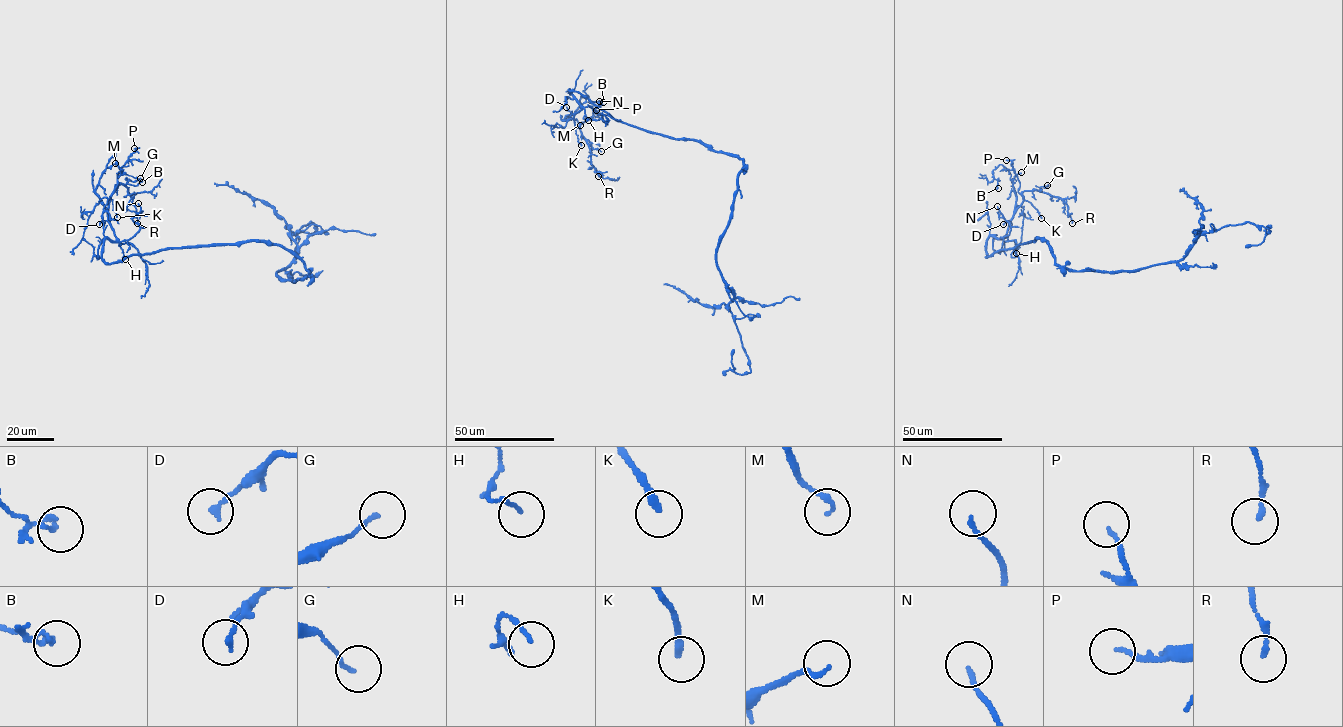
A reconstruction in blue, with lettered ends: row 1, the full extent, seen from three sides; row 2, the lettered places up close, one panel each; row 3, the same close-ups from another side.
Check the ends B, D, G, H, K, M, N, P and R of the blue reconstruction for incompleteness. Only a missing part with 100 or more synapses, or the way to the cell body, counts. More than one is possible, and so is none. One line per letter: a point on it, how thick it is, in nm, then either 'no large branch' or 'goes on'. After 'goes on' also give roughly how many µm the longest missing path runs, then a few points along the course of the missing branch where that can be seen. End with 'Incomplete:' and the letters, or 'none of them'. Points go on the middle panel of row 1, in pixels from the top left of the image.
B: at (603, 102); 160 nm thick; no large branch
D: at (566, 107); 190 nm thick; no large branch
G: at (601, 151); 110 nm thick; no large branch
H: at (588, 120); 120 nm thick; no large branch
K: at (581, 145); 240 nm thick; no large branch
M: at (580, 125); 130 nm thick; no large branch
N: at (599, 101); 140 nm thick; no large branch
P: at (596, 110); 120 nm thick; no large branch
R: at (598, 176); 160 nm thick; no large branch
Incomplete: none of them

